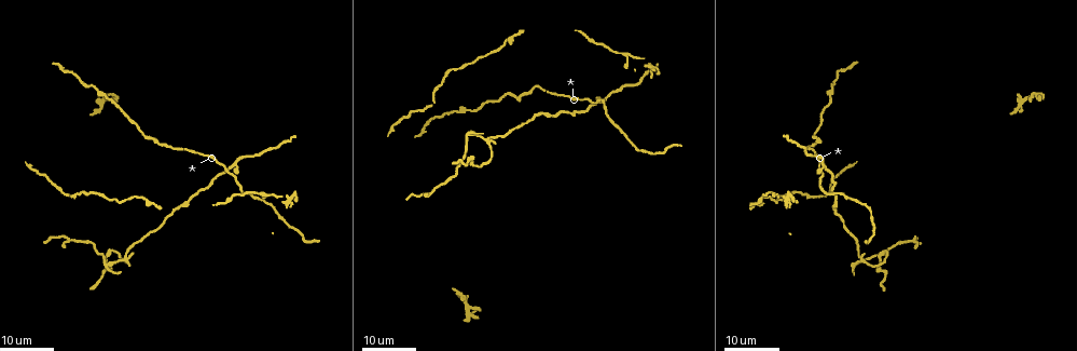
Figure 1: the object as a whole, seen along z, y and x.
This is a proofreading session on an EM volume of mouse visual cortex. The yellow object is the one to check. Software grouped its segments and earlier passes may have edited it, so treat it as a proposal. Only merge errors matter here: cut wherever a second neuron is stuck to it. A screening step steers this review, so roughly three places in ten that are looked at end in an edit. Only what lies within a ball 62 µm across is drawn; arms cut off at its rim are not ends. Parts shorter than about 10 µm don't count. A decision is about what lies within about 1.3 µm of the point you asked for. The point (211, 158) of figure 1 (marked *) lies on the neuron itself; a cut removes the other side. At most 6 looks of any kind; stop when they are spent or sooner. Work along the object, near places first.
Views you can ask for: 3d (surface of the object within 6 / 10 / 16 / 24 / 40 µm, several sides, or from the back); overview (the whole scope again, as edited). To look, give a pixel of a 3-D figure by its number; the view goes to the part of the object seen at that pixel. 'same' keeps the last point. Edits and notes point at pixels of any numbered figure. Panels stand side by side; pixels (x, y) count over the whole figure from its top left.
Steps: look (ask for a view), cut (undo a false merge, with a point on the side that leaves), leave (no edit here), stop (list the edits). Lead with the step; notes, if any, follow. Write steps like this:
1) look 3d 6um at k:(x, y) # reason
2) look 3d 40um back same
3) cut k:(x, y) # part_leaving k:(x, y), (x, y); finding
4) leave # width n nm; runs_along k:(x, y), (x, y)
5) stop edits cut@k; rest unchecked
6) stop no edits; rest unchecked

look 3d 24um at 1:(819, 175) # branch point

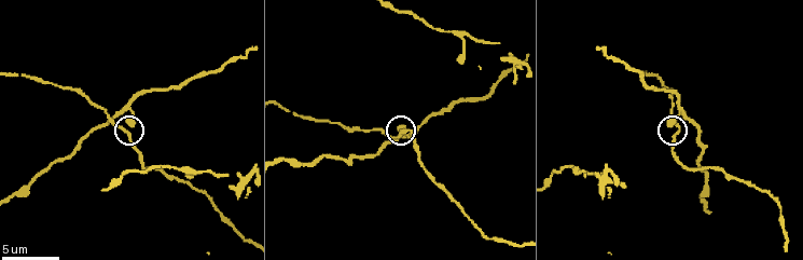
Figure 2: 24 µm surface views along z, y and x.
look 3d 10um at 2:(399, 136) # closer look

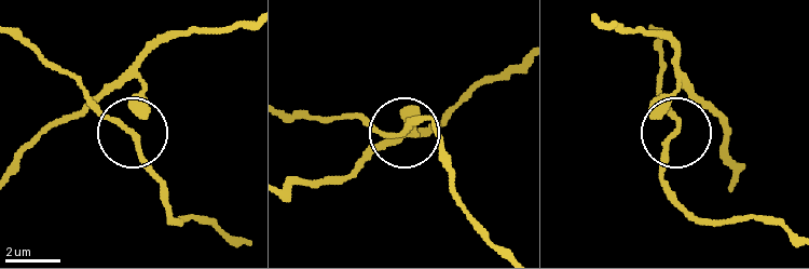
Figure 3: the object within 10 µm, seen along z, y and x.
leave # arms 3; runs_along 3:(15, 40), (62, 68), (124, 123), (163, 191); all the same neuron

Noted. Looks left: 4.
look 3d 24um at 1:(488, 142) # four or more arms meet

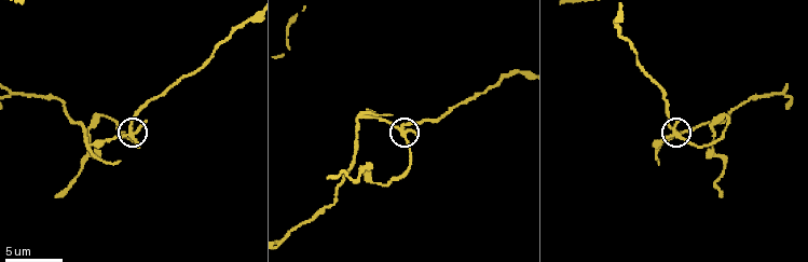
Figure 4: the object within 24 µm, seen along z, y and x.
look 3d 10um at 4:(677, 135)

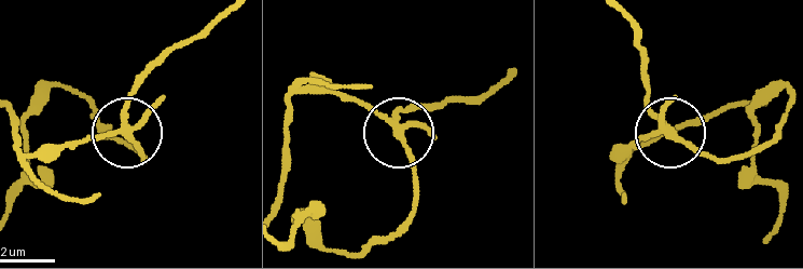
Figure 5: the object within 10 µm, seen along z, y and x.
look 3d 6um at 5:(397, 129)

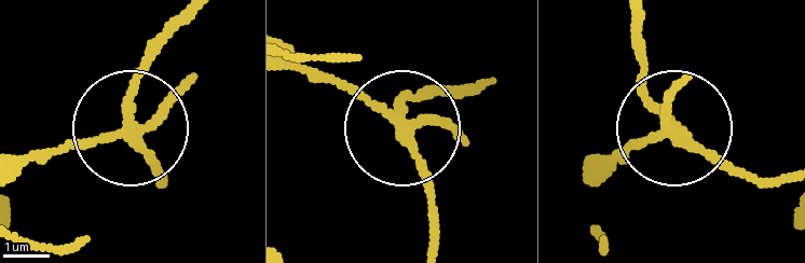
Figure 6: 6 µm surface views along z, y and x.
cut 6:(78, 139) # width 220 nm; a second neuron is stuck on

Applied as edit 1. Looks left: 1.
stop edits cut@6; rest unchecked

